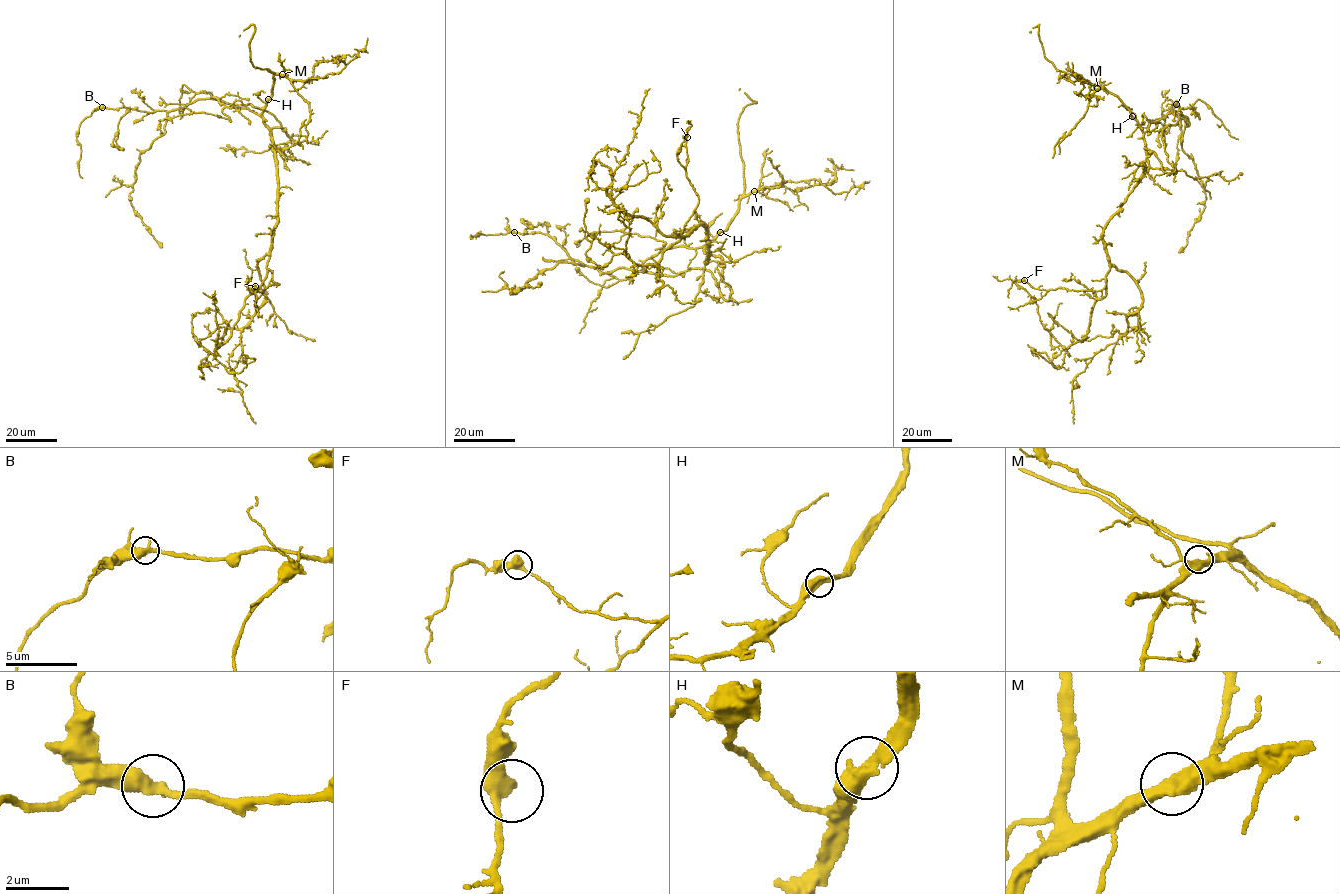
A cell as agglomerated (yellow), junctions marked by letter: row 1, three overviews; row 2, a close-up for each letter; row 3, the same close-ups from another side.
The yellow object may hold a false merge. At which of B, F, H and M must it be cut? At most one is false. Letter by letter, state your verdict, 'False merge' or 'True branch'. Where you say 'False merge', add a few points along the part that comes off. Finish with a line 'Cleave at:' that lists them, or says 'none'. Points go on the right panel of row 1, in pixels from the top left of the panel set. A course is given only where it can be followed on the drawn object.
B: True branch
F: True branch
H: True branch
M: True branch
Cleave at: none

